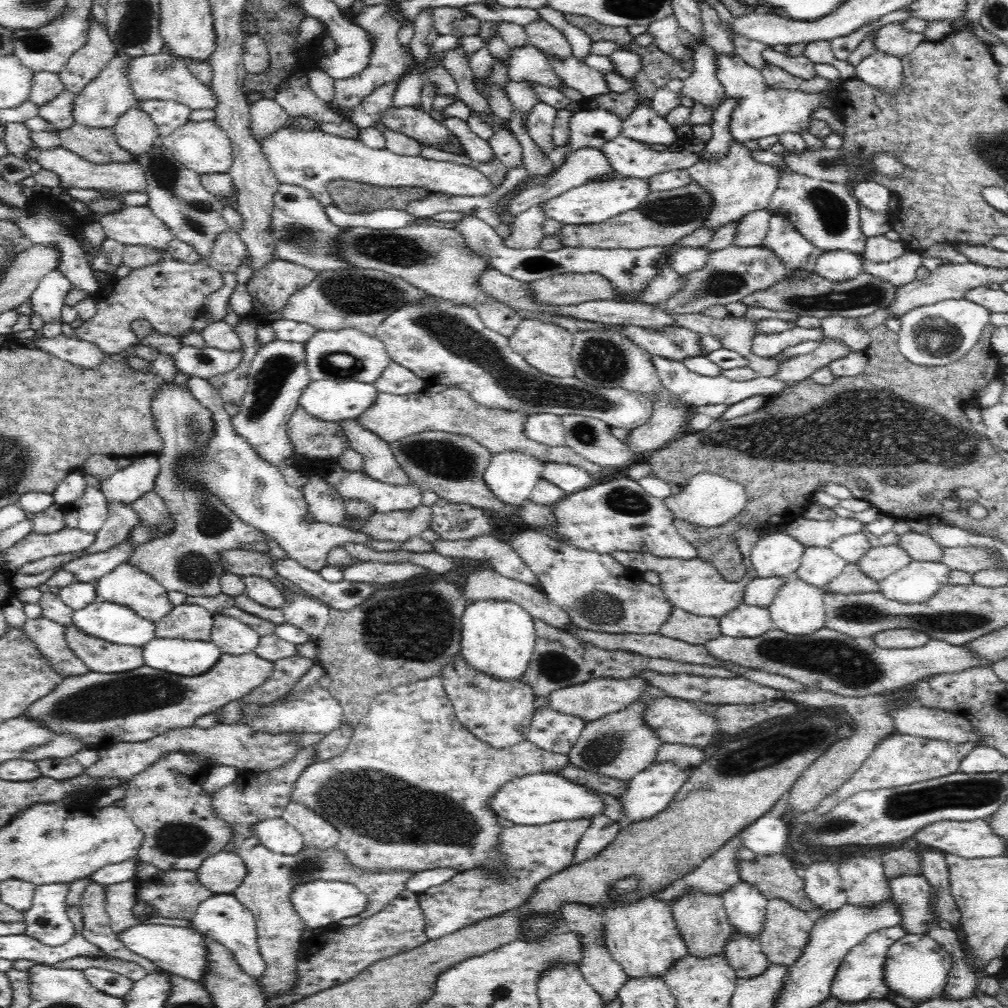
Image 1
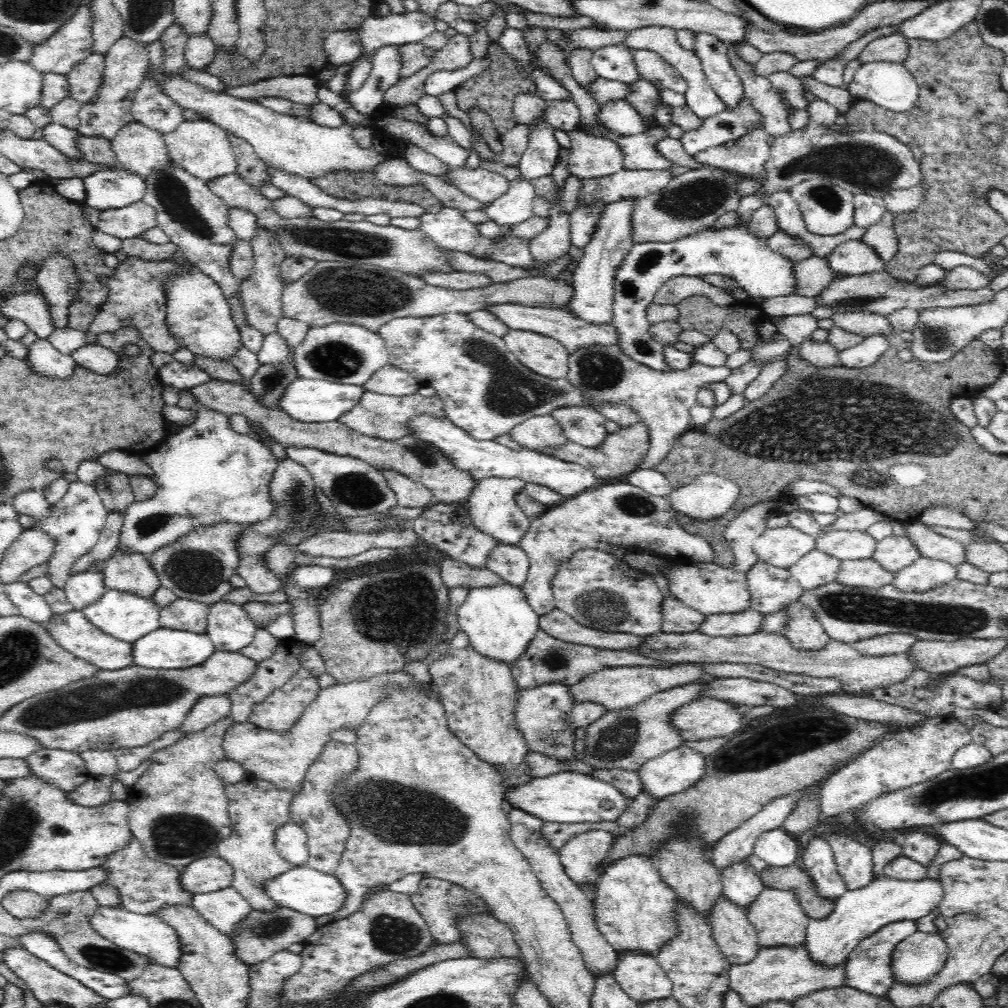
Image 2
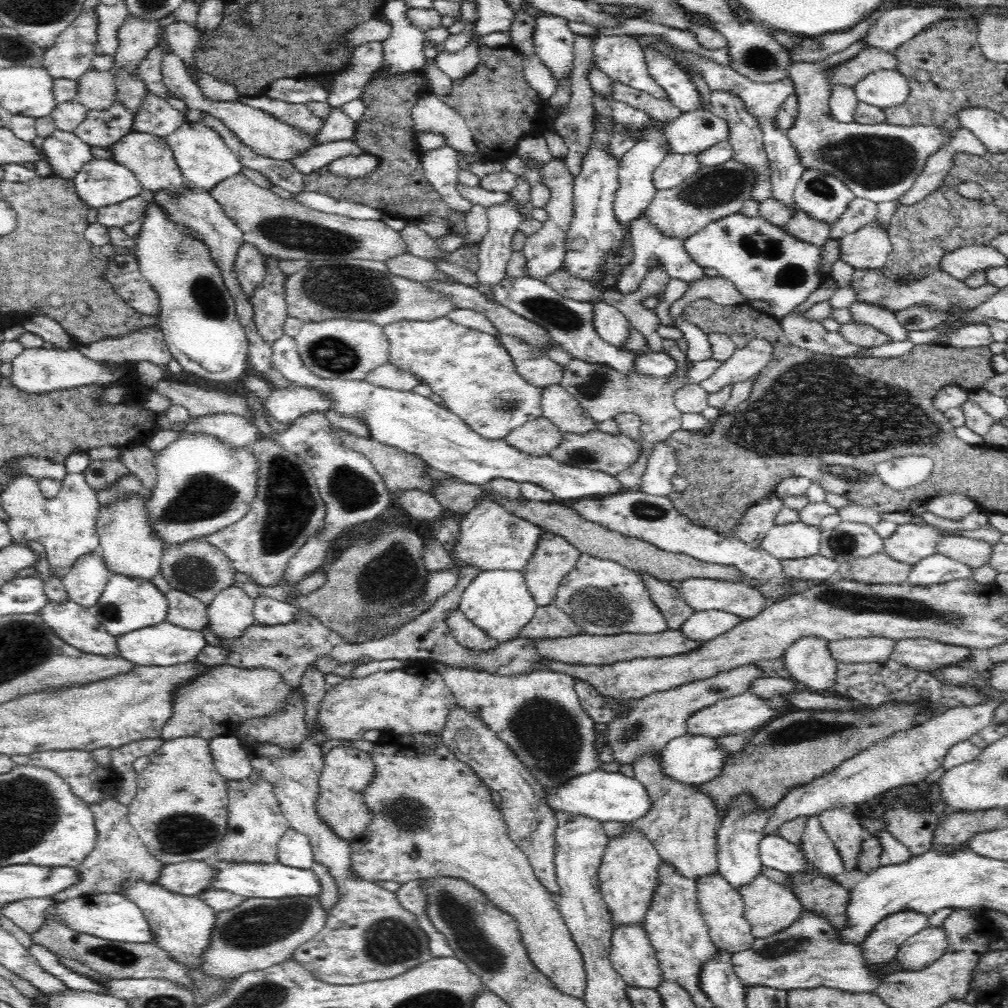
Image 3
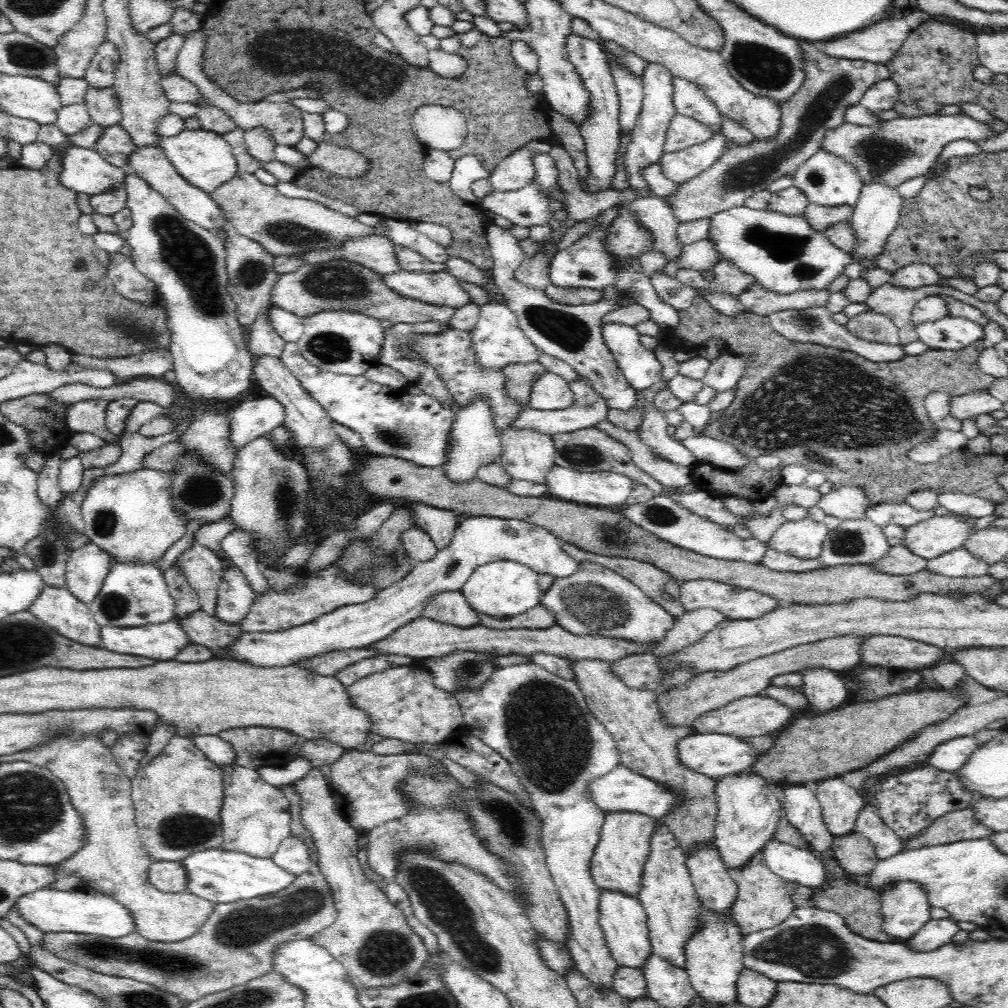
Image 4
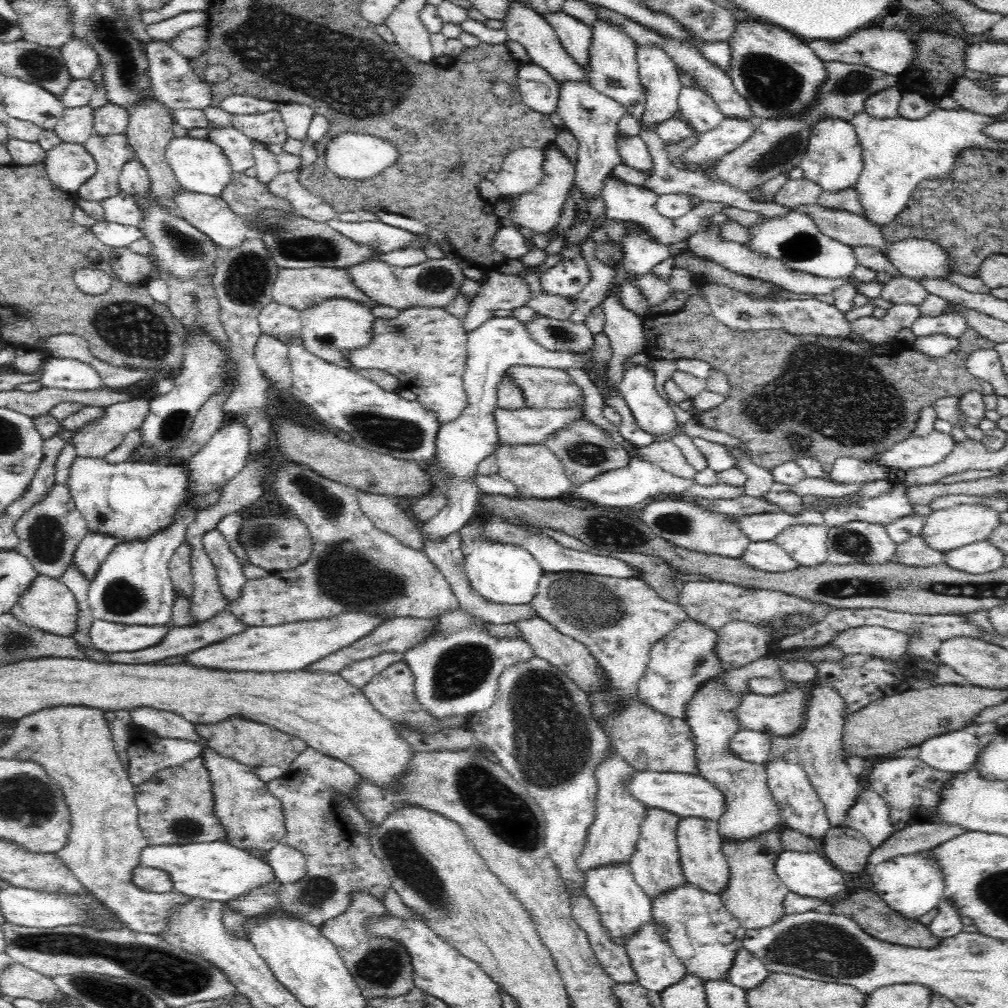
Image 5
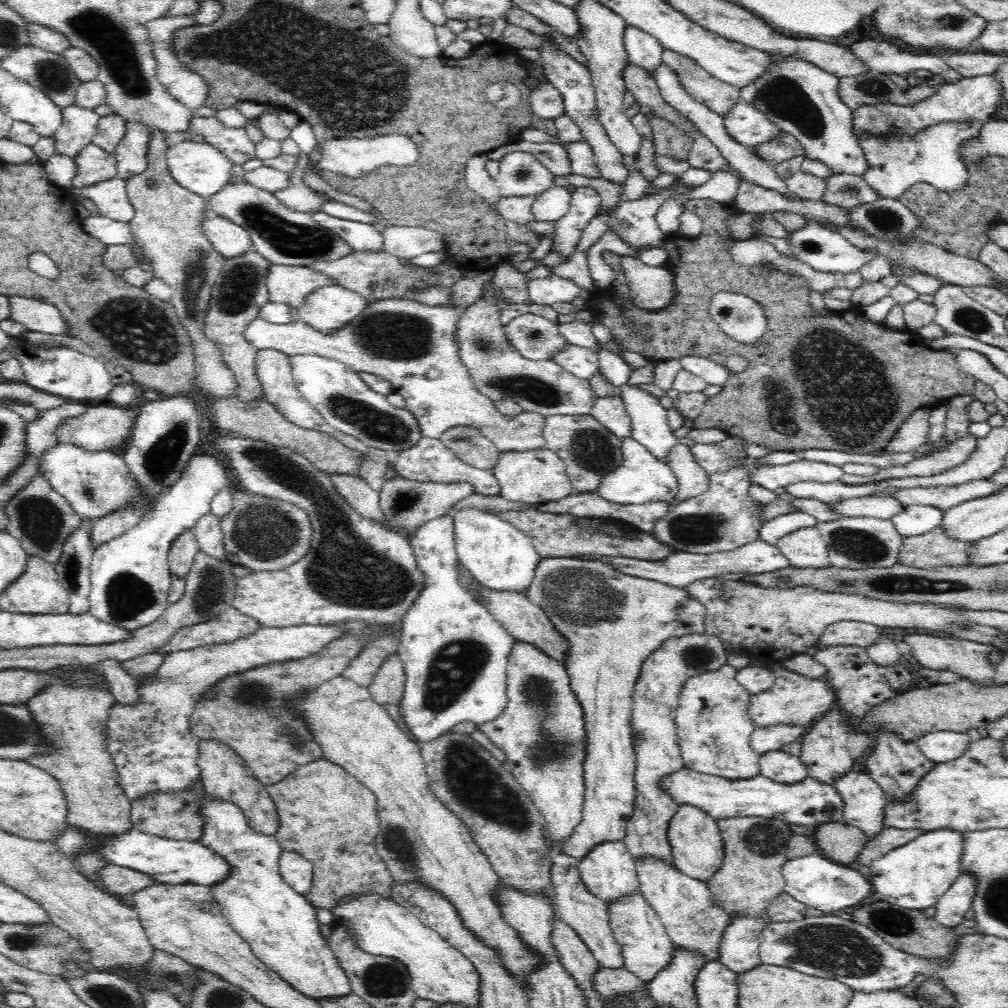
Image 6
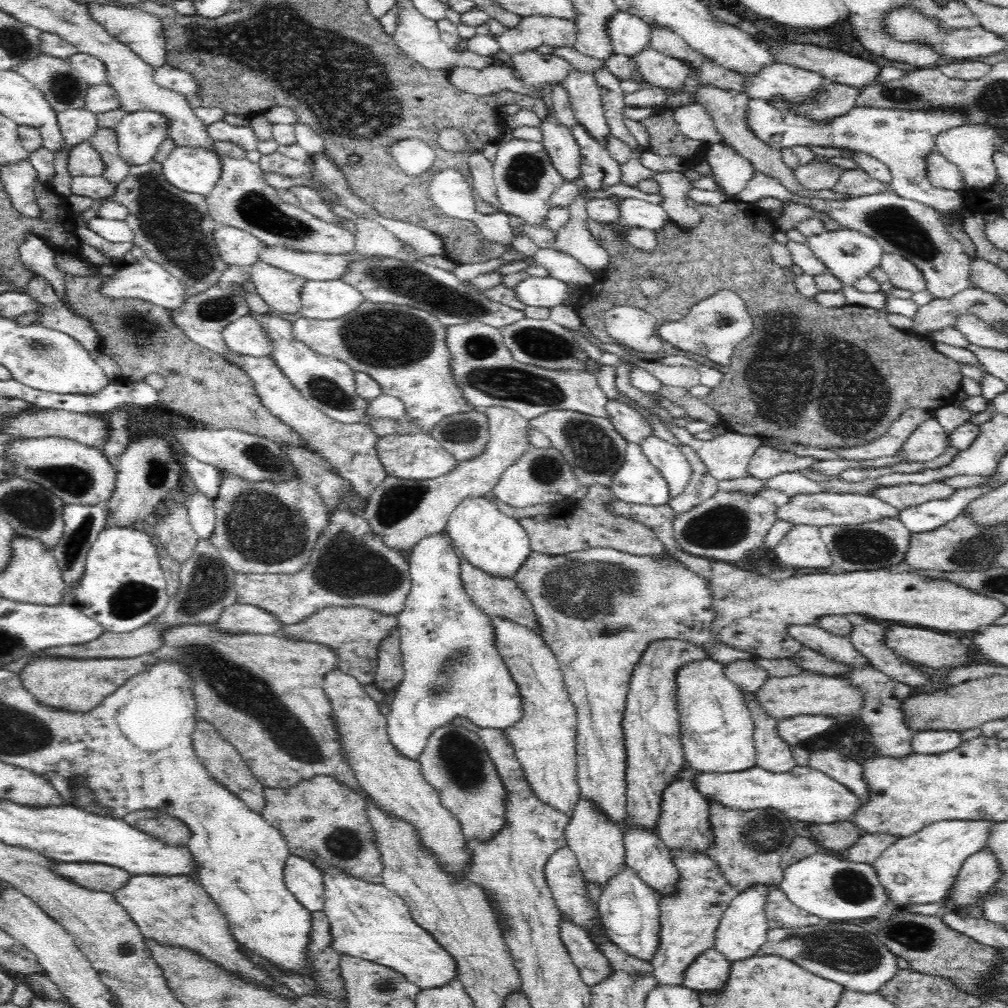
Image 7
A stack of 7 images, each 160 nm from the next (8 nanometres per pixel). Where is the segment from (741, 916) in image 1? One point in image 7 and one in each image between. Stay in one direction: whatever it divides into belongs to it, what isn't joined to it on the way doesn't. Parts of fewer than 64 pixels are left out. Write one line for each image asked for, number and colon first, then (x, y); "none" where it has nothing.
2: (742, 884)
3: (741, 829)
4: (748, 813)
5: (751, 809)
6: (714, 728)
7: (717, 729)

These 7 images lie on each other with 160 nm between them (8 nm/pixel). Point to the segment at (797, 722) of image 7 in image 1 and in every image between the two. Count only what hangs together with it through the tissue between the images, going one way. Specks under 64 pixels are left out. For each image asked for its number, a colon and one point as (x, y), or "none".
1: (650, 790)
2: (680, 768)
3: (690, 759)
4: (713, 754)
5: (752, 746)
6: (773, 737)

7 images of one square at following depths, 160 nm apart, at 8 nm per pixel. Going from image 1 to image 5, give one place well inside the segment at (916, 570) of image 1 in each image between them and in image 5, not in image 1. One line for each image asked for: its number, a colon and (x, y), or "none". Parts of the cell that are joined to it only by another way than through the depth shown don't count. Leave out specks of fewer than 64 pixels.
2: (925, 574)
3: (937, 569)
4: (957, 563)
5: (979, 557)

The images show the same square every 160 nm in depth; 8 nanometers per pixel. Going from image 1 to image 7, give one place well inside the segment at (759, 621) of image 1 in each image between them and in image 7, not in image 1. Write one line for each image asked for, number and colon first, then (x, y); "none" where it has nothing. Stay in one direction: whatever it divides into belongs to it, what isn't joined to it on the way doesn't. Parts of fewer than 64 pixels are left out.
2: (748, 622)
3: (703, 625)
4: (692, 626)
5: (680, 662)
6: (657, 691)
7: (652, 731)

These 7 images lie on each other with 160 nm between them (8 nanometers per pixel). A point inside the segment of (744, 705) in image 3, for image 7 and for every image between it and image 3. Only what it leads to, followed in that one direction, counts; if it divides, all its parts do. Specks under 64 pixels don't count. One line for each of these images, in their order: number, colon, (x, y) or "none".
4: (759, 715)
5: (782, 714)
6: (793, 699)
7: (806, 693)

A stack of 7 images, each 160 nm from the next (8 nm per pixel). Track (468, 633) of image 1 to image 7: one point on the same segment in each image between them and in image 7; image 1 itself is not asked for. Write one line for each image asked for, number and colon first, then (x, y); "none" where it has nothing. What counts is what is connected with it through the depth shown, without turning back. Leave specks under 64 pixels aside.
2: (500, 623)
3: (498, 601)
4: (504, 588)
5: (504, 573)
6: (498, 555)
7: (496, 544)

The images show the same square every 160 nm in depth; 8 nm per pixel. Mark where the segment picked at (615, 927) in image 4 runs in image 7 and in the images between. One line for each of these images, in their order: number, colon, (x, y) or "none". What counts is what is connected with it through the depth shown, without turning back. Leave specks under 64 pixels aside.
5: (623, 905)
6: (608, 870)
7: (597, 841)

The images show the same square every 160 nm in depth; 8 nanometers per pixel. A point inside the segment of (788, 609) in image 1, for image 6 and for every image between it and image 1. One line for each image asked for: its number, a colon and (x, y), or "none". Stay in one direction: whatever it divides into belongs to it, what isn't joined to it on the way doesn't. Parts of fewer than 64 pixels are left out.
2: (804, 631)
3: (808, 660)
4: (825, 689)
5: (819, 745)
6: (824, 752)

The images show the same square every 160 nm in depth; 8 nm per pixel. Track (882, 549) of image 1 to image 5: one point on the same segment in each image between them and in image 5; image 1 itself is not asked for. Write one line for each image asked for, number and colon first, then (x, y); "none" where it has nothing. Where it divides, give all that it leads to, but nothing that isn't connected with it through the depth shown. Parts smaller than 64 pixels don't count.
2: (894, 553)
3: (911, 543)
4: (931, 538)
5: (945, 530)

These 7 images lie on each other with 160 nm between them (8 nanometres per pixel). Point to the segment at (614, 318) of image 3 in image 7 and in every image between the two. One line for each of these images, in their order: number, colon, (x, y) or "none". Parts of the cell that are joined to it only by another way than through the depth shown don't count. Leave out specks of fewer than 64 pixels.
4: (641, 367)
5: (653, 414)
6: (649, 419)
7: (673, 465)

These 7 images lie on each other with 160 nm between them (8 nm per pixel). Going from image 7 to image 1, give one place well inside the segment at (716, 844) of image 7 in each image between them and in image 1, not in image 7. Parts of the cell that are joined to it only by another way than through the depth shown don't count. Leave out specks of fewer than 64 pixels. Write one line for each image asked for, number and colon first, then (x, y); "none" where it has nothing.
1: (786, 930)
2: (779, 919)
3: (769, 907)
4: (762, 901)
5: (754, 894)
6: (750, 876)

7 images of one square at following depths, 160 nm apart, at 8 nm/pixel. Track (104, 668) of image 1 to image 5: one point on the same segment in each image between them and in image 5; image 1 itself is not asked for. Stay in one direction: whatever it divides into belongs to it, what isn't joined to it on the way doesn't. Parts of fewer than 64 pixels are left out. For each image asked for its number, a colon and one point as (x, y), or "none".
2: (71, 630)
3: (73, 623)
4: (57, 608)
5: (49, 605)

